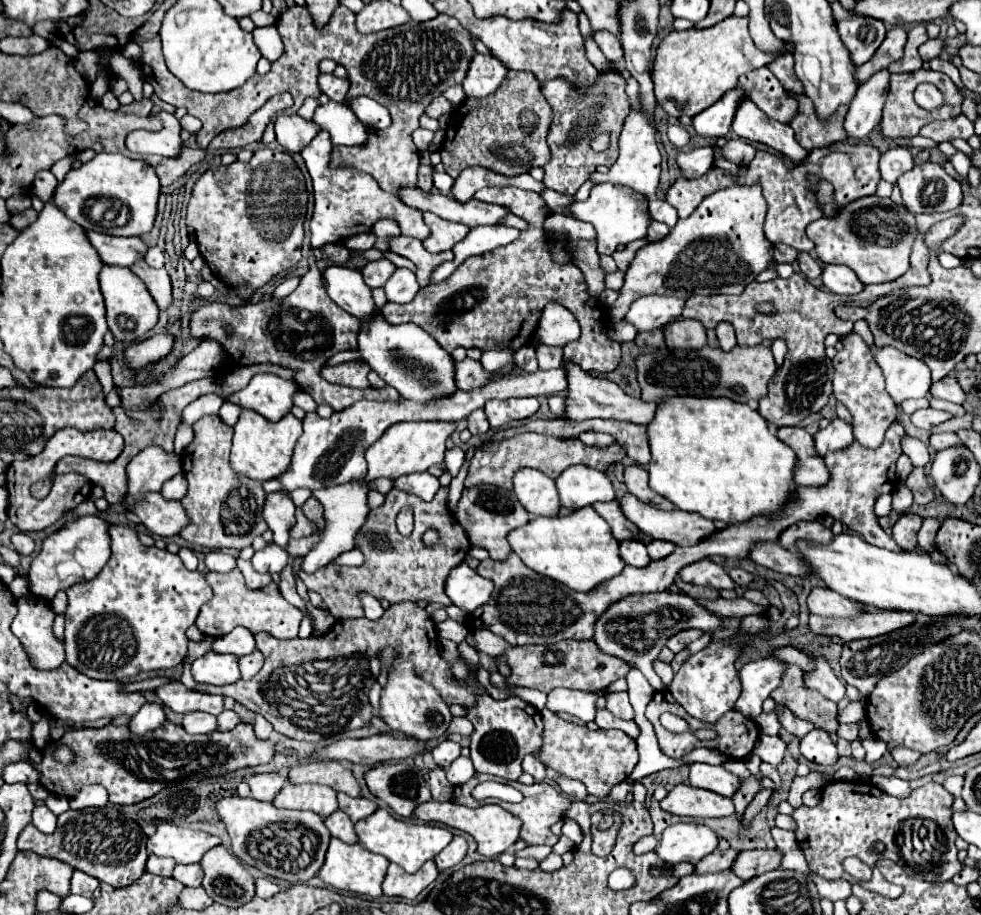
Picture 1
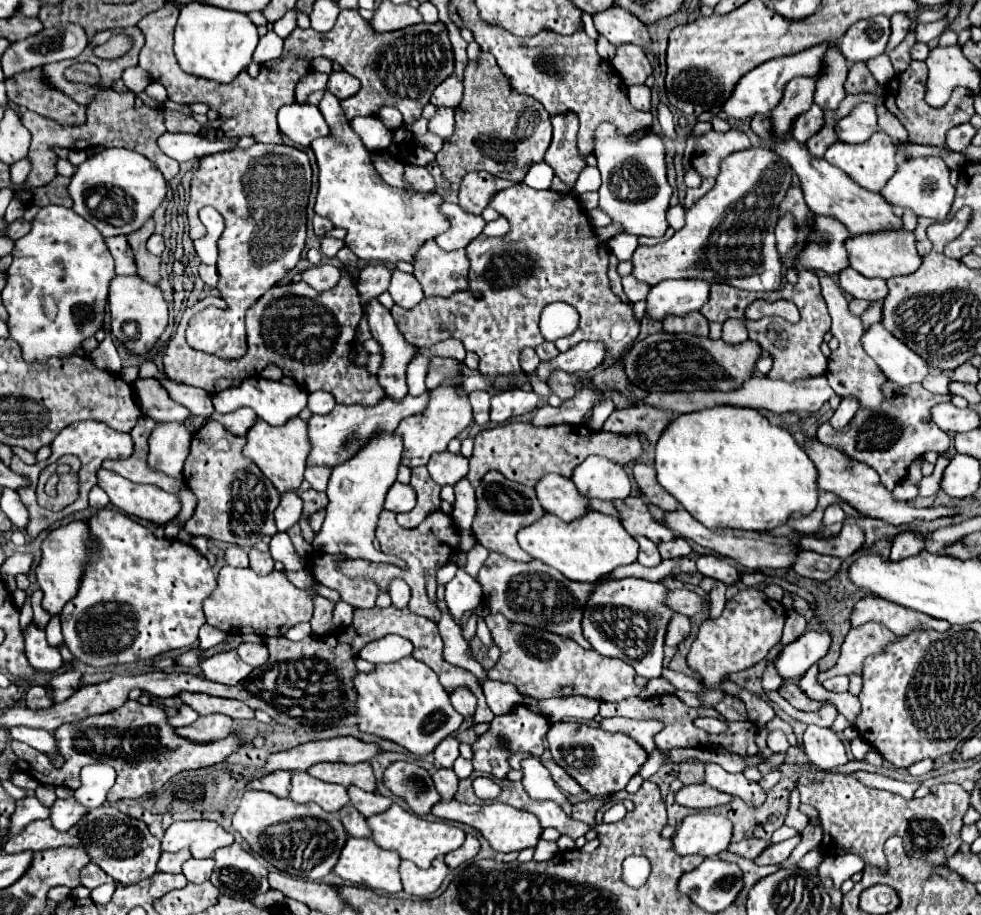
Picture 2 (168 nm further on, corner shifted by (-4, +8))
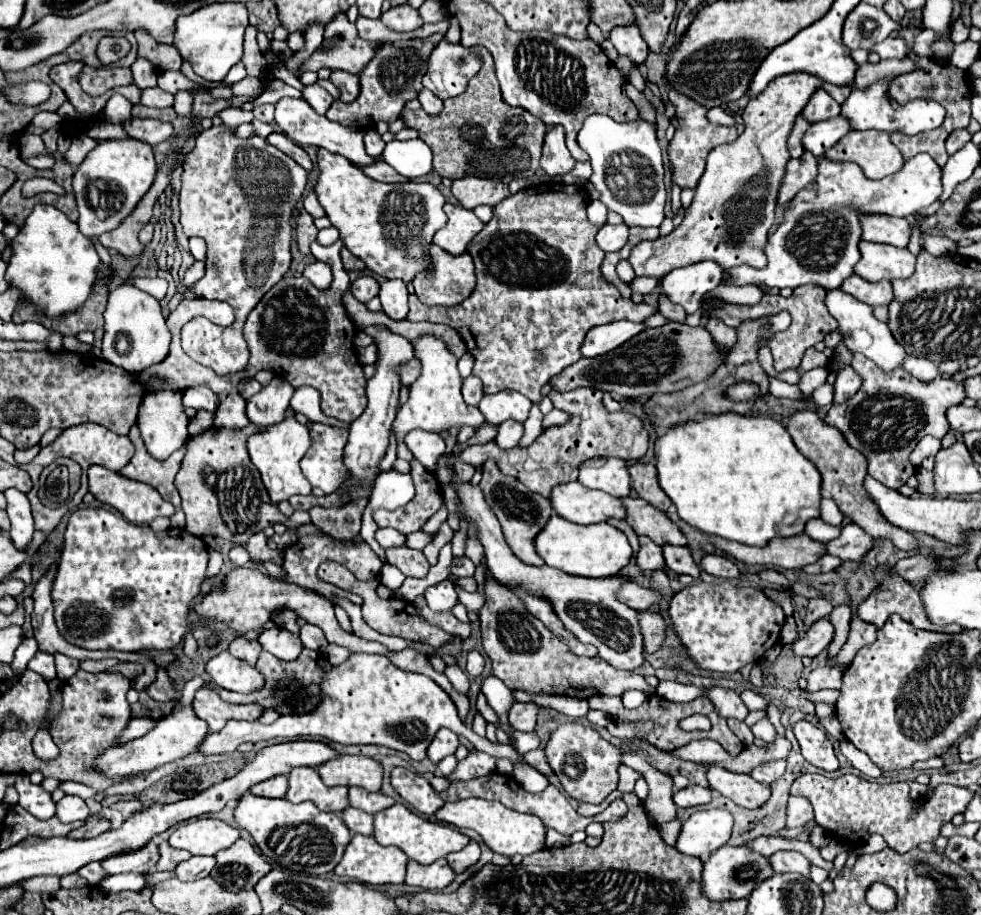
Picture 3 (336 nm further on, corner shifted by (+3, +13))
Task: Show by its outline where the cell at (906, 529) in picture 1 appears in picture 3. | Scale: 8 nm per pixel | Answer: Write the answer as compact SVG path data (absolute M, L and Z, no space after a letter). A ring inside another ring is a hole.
M877 569L875 571L875 577L883 577L883 585L879 585L857 609L857 615L867 621L867 623L873 623L877 629L881 629L881 625L885 625L887 617L897 613L901 615L905 621L909 621L911 625L915 625L917 629L925 629L925 631L935 631L935 633L961 633L963 629L959 625L947 625L947 627L941 627L941 625L933 625L929 621L929 617L925 617L925 607L921 605L921 597L917 593L917 589L909 583L905 583L901 577L891 577L889 571L885 569Z

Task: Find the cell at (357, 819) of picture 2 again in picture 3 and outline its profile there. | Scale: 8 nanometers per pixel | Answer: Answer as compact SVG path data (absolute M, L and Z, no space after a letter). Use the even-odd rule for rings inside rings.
M347 807L343 813L341 813L345 825L351 829L351 833L361 833L361 835L373 835L373 817L367 815L365 811L361 809L355 809L355 807Z

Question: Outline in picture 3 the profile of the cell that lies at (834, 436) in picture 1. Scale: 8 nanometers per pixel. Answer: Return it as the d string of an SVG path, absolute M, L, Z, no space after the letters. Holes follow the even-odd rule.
M841 369L837 373L835 381L835 403L847 401L851 395L855 395L861 387L861 375L855 373L855 369Z

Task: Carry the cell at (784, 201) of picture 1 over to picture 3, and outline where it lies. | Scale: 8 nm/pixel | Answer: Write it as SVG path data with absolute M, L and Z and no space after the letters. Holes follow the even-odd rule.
M849 131L849 137L837 141L825 157L829 161L853 161L869 179L893 175L905 163L901 151L883 131Z

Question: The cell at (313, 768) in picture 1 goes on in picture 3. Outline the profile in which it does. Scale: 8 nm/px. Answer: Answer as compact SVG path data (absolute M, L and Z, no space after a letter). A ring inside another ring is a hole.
M343 755L335 757L329 763L317 767L321 779L327 787L337 785L359 785L367 791L379 791L383 781L383 767L379 761L361 755Z

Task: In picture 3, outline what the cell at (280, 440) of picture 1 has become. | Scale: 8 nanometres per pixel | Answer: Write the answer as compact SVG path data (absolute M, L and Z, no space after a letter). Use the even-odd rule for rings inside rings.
M289 415L287 419L283 419L277 425L267 427L267 431L263 431L263 433L251 435L247 441L247 449L249 449L253 465L261 473L265 489L275 505L289 499L291 495L311 495L313 487L309 485L309 481L305 479L305 475L301 473L301 467L299 467L299 461L303 459L303 455L309 449L309 431L305 425L297 423L297 419L293 415Z

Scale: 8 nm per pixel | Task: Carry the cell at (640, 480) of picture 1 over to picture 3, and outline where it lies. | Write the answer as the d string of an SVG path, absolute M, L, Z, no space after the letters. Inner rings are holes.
M633 463L629 467L631 479L633 479L633 489L637 491L637 495L645 501L649 501L653 507L657 507L659 511L669 511L669 507L673 505L671 499L665 495L665 491L659 487L659 479L657 479L657 469L653 463Z

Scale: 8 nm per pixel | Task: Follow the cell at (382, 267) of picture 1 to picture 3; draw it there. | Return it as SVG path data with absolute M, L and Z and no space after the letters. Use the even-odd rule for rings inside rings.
M363 275L363 277L359 277L357 281L351 283L351 293L357 301L367 303L369 299L373 299L379 293L379 283L373 277Z

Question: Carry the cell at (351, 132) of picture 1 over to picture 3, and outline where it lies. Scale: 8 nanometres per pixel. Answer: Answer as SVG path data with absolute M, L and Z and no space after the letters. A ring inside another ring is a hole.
M375 129L365 131L365 151L371 153L371 157L379 157L385 149L385 143L381 141L381 135Z

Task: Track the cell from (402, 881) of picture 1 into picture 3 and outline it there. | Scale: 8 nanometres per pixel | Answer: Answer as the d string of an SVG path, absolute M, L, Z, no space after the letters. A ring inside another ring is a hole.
M437 859L431 865L421 865L417 861L409 861L407 865L407 885L415 885L421 889L445 889L453 879L455 879L455 871L449 867L449 863L445 859Z

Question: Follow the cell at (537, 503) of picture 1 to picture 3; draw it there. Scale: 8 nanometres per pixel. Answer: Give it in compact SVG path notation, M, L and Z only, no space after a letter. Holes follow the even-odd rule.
M577 481L557 485L551 493L551 505L559 517L581 525L603 523L609 519L627 519L621 499L601 491L585 489Z

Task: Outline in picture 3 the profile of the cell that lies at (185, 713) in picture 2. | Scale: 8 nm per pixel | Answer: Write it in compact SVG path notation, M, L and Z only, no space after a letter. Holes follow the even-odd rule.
M141 717L141 719L131 719L129 721L129 725L125 727L127 731L125 733L121 733L121 737L117 739L119 741L119 745L125 745L127 741L131 741L131 739L139 739L139 737L143 737L153 725L155 725L157 721L153 721L153 719L147 719L147 717Z

